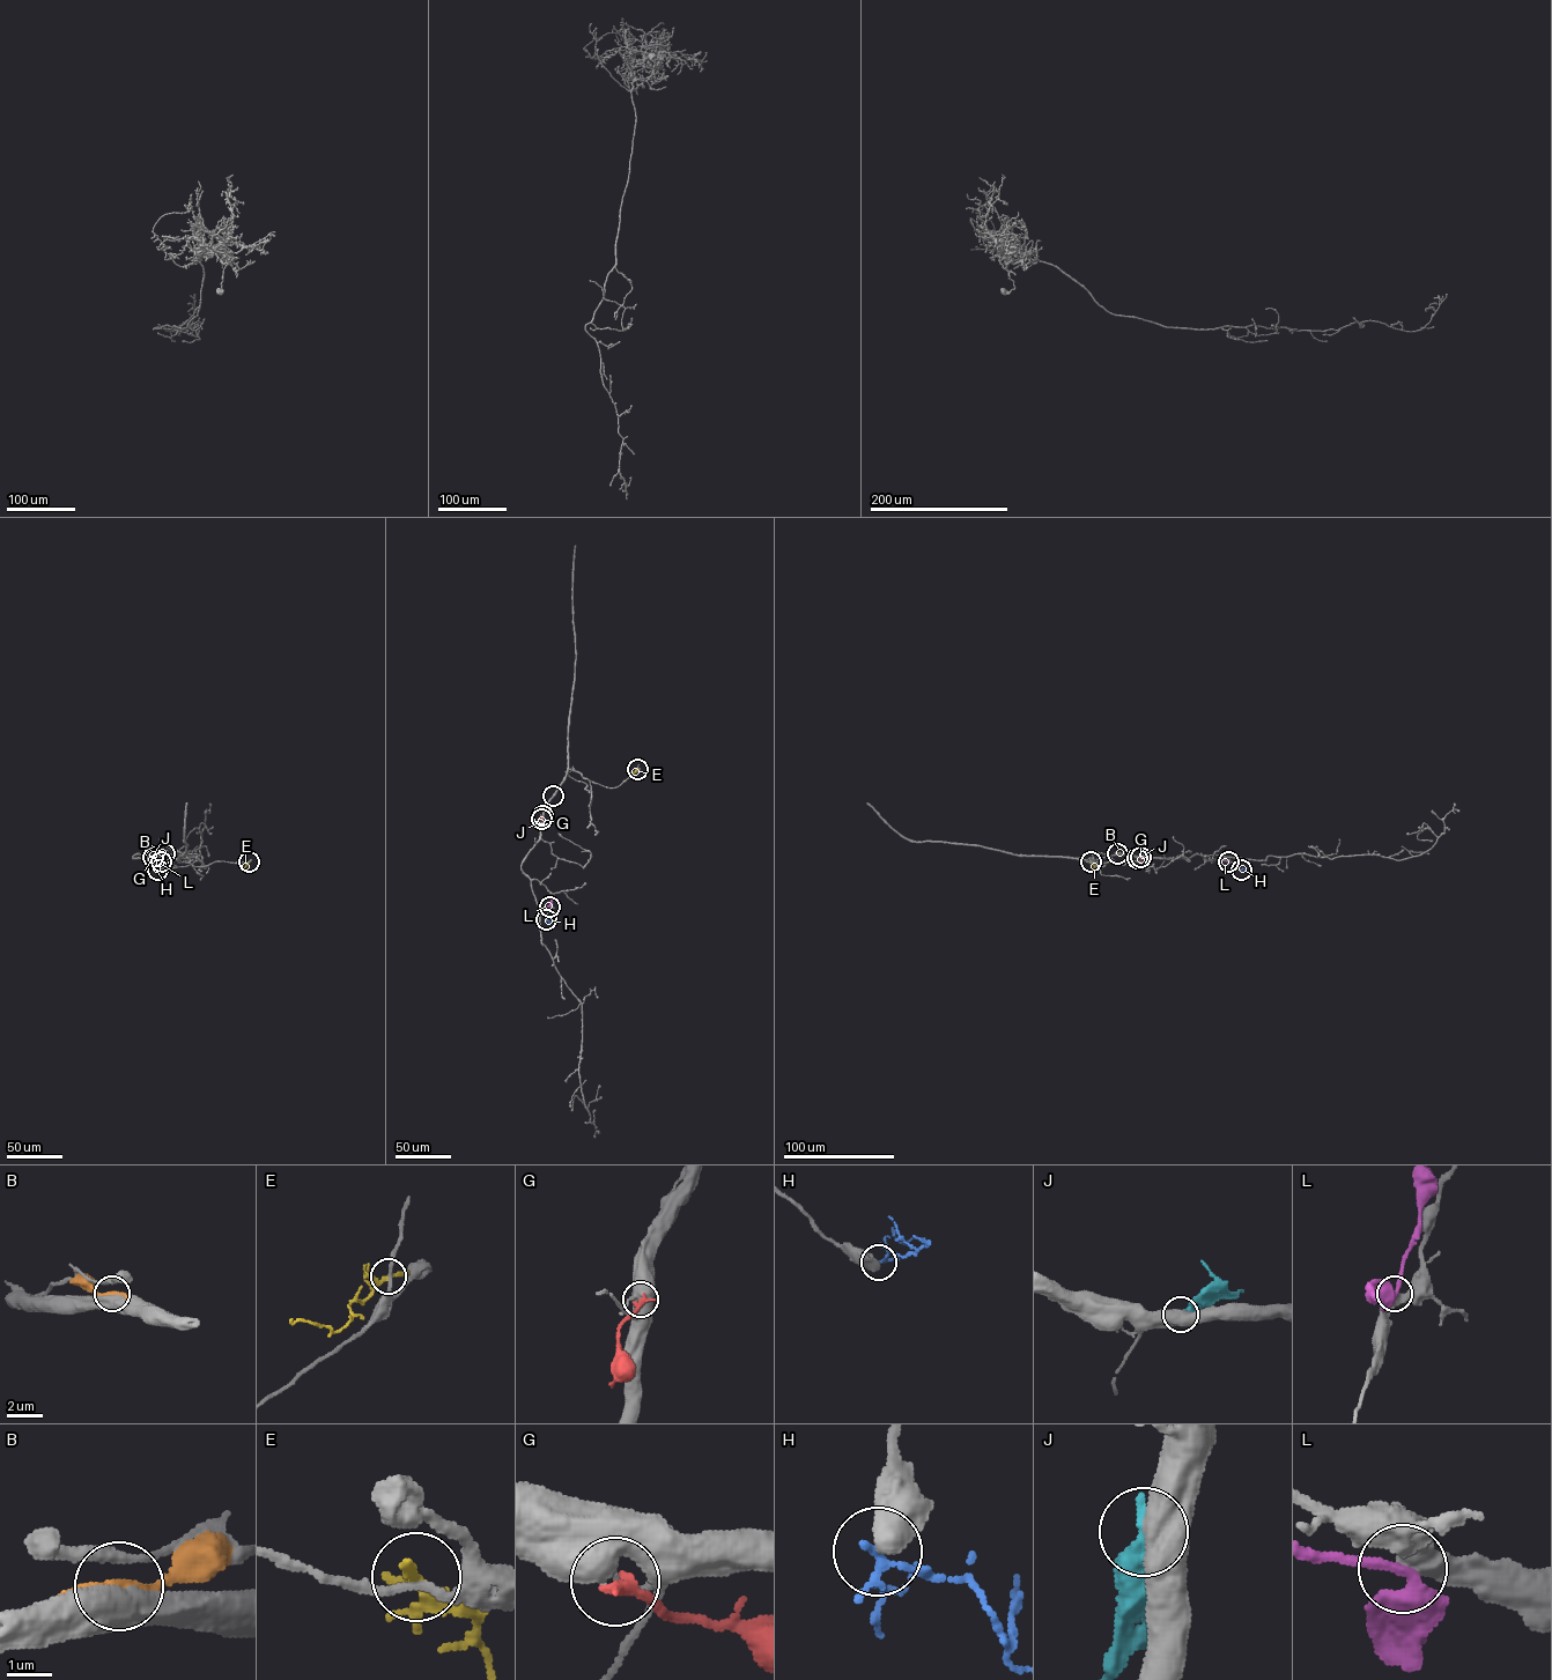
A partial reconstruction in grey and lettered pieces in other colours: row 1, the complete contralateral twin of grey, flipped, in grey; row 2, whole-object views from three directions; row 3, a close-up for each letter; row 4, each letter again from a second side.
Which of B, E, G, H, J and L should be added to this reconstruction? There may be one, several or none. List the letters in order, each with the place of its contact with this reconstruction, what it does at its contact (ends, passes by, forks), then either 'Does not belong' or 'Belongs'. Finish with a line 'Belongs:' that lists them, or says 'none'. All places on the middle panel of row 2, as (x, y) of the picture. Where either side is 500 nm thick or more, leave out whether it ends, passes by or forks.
B: Touches grey at (553, 796). Does not belong
E: Touches grey at (637, 769). It ends there. Does not belong
G: Touches grey at (542, 815). Does not belong
H: Touches grey at (546, 919). Does not belong
J: Touches grey at (541, 819). Does not belong
L: Touches grey at (549, 907). It passes by. Does not belong
Belongs: none

